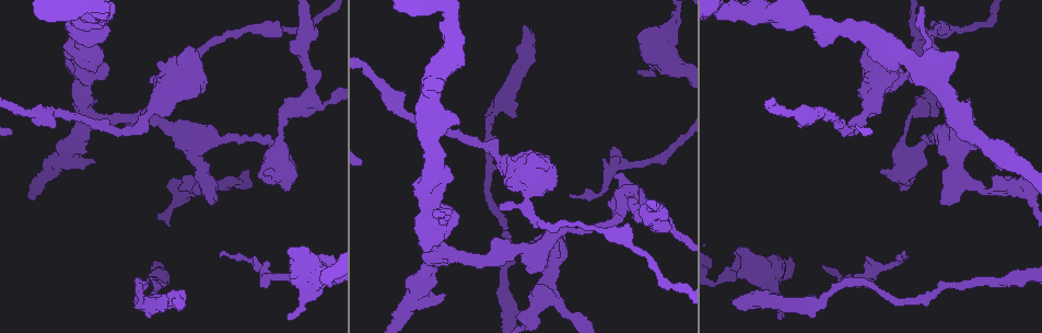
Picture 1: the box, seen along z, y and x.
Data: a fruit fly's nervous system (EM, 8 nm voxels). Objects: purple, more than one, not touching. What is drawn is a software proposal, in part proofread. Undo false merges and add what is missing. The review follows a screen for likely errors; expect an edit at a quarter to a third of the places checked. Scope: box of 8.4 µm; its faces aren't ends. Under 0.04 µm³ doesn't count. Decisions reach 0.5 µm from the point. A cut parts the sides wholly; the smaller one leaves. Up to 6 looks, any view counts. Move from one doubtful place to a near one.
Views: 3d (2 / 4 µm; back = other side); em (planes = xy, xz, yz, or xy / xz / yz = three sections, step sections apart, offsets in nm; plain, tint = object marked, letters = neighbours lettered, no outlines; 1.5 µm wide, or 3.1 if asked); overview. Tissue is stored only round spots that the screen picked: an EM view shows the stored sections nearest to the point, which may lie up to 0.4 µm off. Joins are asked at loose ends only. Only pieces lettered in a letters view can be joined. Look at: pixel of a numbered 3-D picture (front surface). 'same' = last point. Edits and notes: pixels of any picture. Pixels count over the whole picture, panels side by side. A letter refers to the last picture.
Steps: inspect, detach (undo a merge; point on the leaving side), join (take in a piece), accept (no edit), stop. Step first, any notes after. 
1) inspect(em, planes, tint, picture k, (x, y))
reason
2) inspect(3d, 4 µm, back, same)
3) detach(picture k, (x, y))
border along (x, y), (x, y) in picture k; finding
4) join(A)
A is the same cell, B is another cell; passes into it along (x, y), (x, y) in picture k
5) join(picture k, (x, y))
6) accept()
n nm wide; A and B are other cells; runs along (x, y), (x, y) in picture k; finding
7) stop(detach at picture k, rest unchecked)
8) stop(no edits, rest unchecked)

inspect(3d, 2 µm, picture 1, (528, 210))
sudden change in width

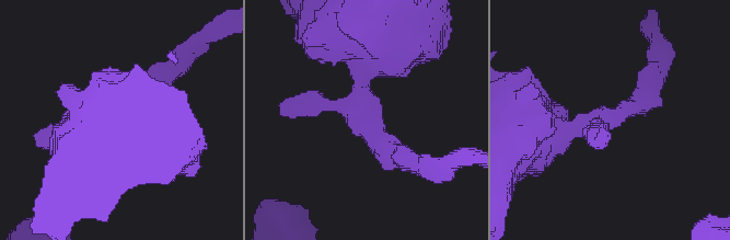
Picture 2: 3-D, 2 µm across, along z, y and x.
inspect(em, planes, tint, picture 2, (603, 120))

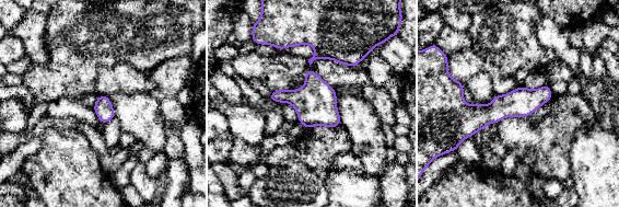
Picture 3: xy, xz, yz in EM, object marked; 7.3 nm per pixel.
inspect(em, planes, letters, same)

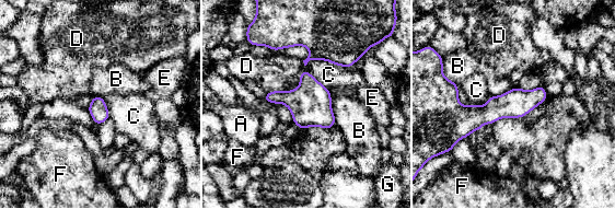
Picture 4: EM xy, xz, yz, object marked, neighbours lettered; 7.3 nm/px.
accept()
A, B, C, D, E, F and G are other cells; border along (331, 94), (331, 107), (336, 123) in picture 4; all the same neuron

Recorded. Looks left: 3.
inspect(em, planes, letters, picture 1, (444, 294))
stops while still wide

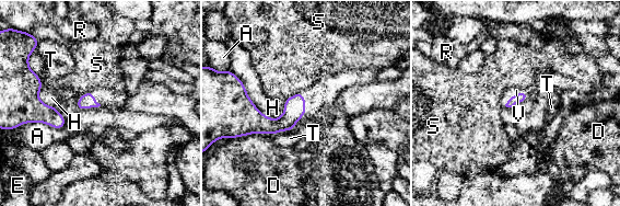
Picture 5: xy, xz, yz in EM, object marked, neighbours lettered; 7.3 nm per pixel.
accept()
A, D, E, H, R, S, T and V are other cells; runs along (241, 93), (262, 123), (302, 112) in picture 5; no lettered piece goes on from it

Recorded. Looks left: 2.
inspect(em, planes, tint, picture 1, (733, 303))
an open end

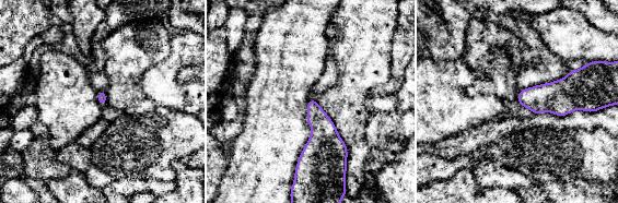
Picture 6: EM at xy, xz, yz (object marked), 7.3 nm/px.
inspect(em, planes, letters, same)
what lies round it

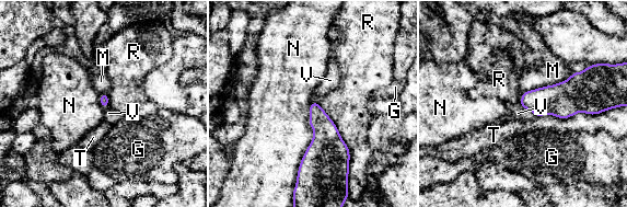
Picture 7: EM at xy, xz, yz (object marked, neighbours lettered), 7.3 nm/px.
join(V)
N touches over 600 nm; V is the same cell, G, M, N, R and T are other cells; passes into it along (559, 100), (527, 110), (517, 112) in picture 7; it goes on there

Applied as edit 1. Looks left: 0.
stop(join at picture 7, rest unchecked)

